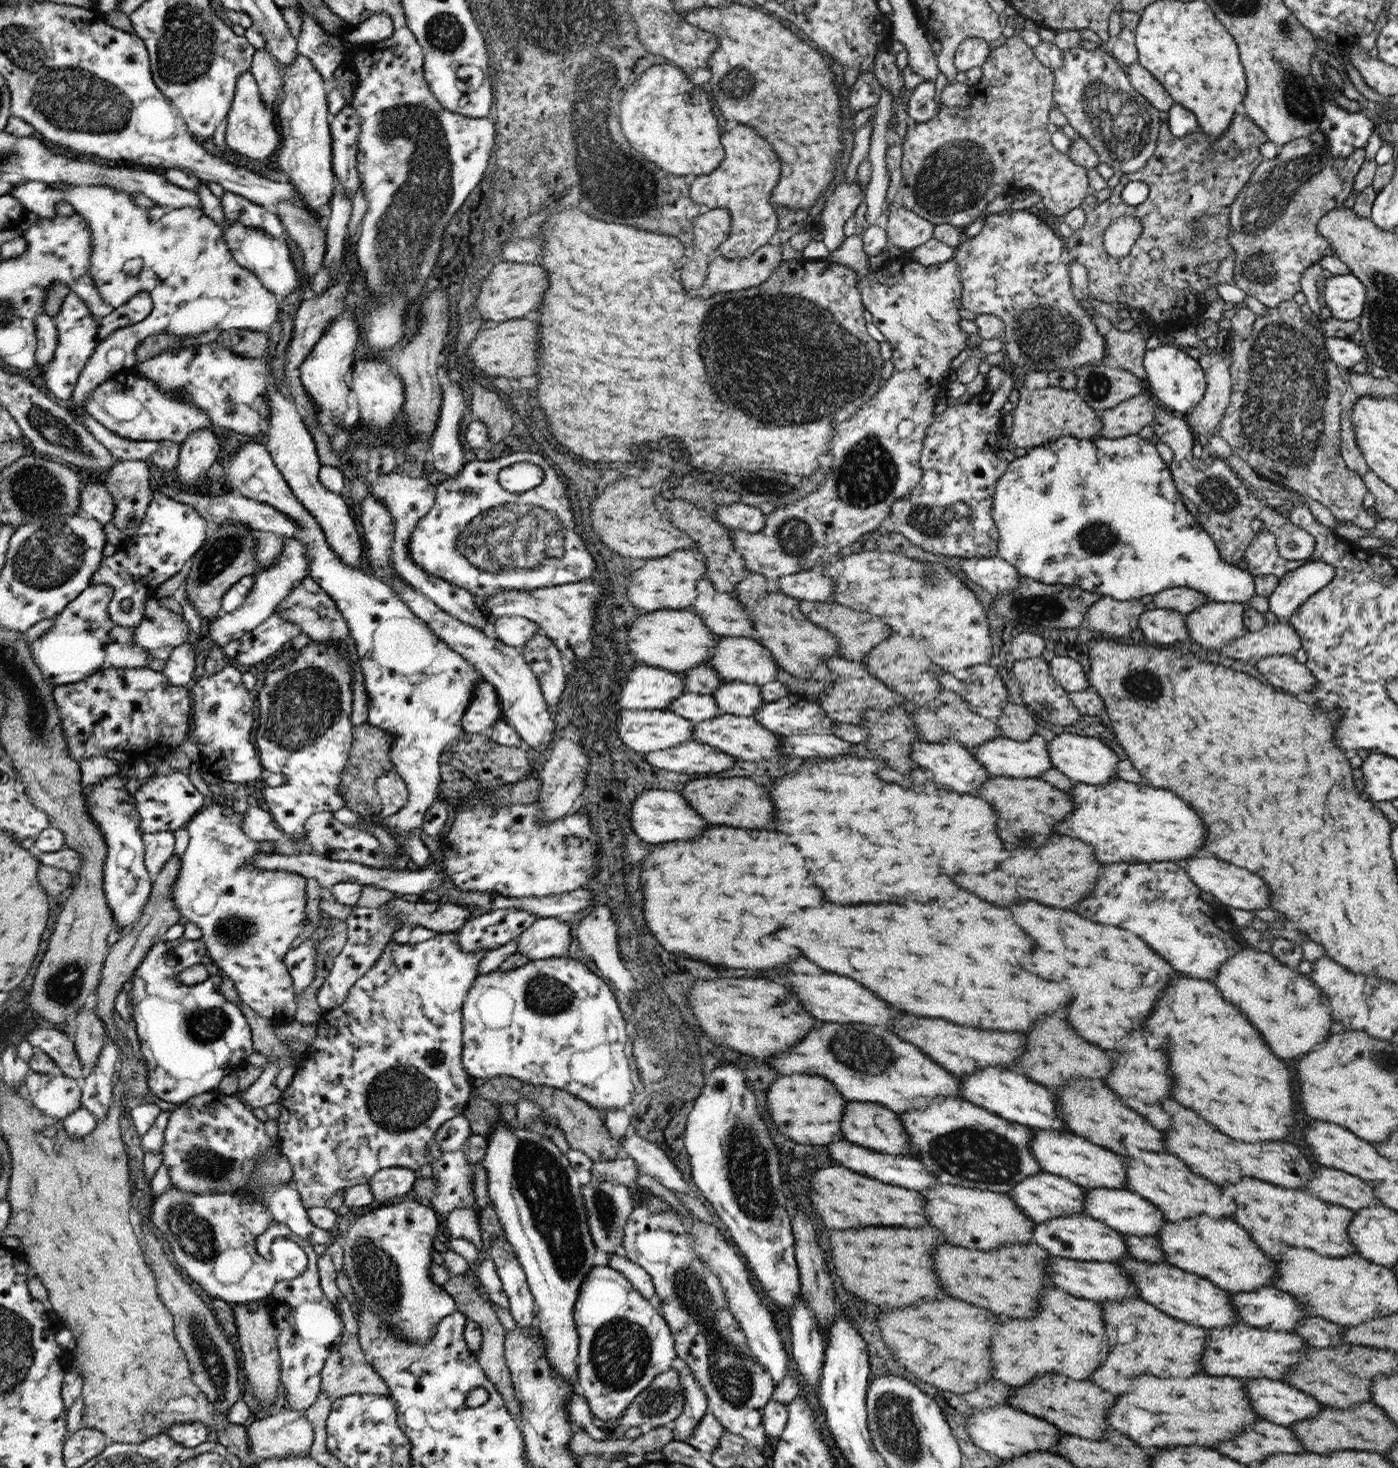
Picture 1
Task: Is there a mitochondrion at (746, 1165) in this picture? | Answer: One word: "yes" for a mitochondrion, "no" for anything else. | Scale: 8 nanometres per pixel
yes

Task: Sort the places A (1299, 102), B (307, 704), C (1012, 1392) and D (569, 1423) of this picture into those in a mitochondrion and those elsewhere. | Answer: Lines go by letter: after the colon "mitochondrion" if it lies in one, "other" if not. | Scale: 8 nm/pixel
A: mitochondrion
B: mitochondrion
C: other
D: other

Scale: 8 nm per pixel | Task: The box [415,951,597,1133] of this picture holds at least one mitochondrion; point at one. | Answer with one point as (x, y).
(546, 995)

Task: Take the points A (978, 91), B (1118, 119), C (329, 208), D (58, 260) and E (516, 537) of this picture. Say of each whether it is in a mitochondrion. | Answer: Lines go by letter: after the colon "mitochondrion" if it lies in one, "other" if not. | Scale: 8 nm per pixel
A: other
B: mitochondrion
C: other
D: other
E: mitochondrion

